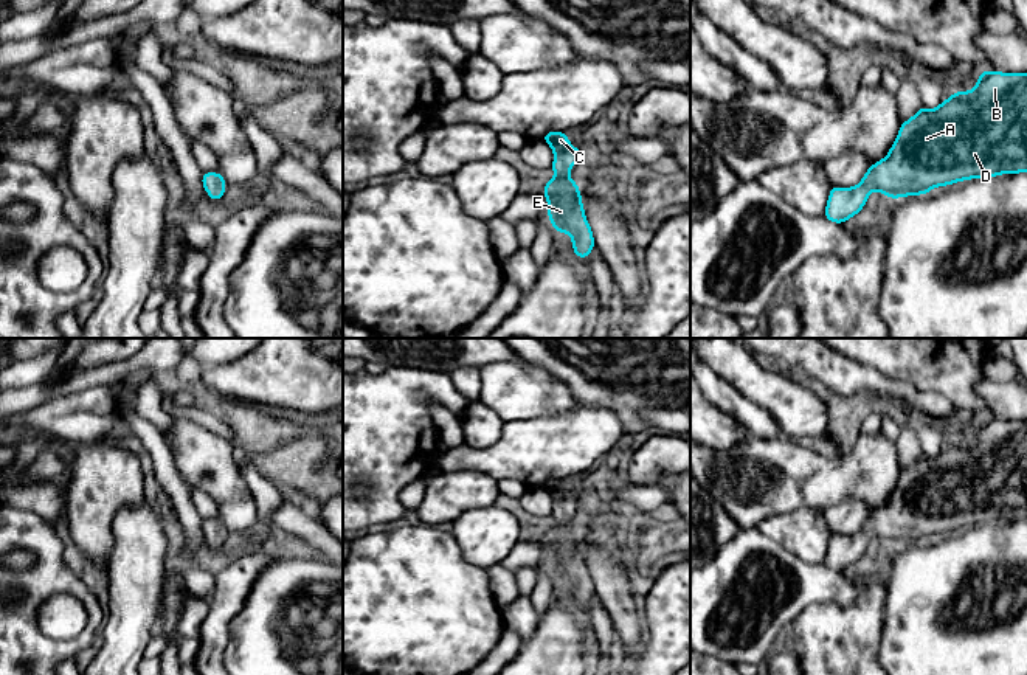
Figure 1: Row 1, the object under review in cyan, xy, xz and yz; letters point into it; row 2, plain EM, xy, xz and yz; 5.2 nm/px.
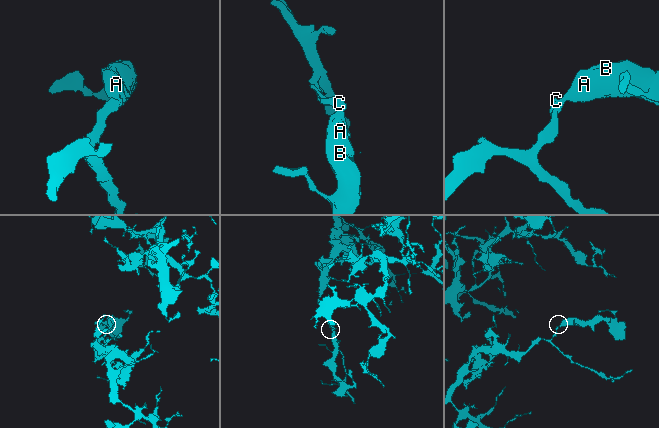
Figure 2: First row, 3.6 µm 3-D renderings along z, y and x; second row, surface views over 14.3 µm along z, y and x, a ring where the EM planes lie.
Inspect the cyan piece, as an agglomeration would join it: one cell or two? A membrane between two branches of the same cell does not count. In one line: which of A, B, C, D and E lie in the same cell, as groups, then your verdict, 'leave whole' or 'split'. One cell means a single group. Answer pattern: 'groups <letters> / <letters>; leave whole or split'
groups A B C D E; leave whole

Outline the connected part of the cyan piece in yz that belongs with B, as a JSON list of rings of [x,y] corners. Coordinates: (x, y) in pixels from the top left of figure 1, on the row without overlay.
[[[984,417],[979,421],[977,431],[971,439],[966,441],[957,436],[934,459],[922,453],[911,467],[903,469],[889,501],[870,512],[859,532],[853,535],[832,534],[822,563],[842,573],[864,556],[872,538],[880,538],[887,546],[900,546],[929,542],[934,534],[948,534],[968,526],[1019,520],[1027,520],[1027,421]]]

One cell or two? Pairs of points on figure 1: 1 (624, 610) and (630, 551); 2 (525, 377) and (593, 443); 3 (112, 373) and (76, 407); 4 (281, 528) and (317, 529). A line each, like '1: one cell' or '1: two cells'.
1: two cells
2: two cells
3: two cells
4: one cell

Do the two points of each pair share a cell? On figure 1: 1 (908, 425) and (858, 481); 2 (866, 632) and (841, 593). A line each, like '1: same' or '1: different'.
1: different
2: different

